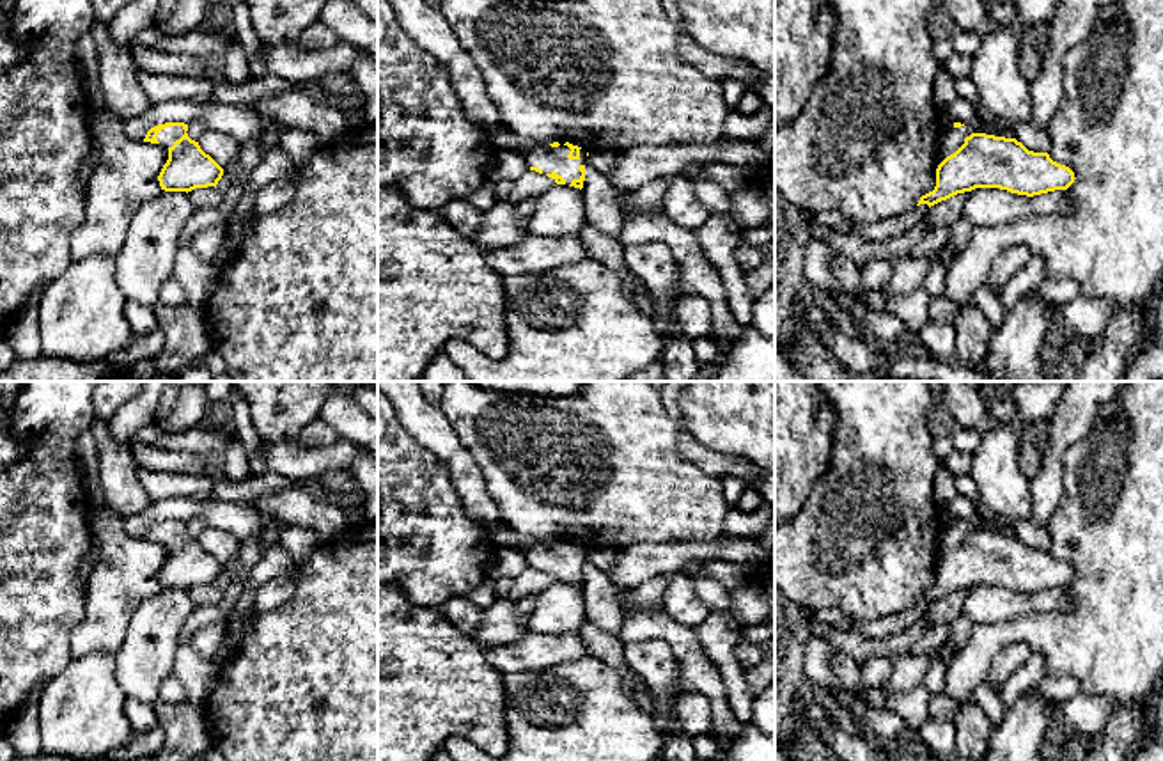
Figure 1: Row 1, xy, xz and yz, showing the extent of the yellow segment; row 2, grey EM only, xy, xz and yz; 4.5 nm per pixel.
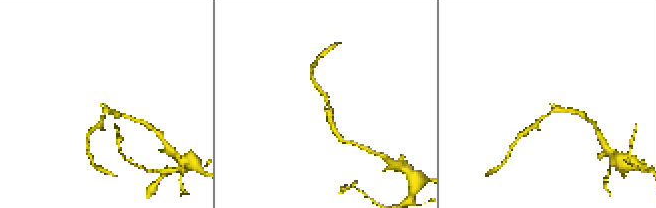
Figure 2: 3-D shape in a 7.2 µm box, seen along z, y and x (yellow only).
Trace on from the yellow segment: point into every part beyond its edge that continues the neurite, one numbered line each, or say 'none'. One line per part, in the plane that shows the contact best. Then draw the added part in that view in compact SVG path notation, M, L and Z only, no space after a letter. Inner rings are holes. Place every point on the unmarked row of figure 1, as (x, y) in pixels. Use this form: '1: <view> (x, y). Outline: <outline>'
1: xy (169, 533). Outline: M170 523L170 525L165 525L158 530L158 539L160 543L163 545L172 545L176 537L179 537L181 534L184 532L184 527L183 523Z

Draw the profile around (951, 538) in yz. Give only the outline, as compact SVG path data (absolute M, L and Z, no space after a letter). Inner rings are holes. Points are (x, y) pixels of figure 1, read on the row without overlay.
M1000 518L998 522L964 522L961 525L952 525L947 529L941 529L938 541L936 541L936 561L940 562L947 553L954 552L963 541L964 536L972 530L986 530L995 534L1005 534L1005 536L1016 536L1014 525Z

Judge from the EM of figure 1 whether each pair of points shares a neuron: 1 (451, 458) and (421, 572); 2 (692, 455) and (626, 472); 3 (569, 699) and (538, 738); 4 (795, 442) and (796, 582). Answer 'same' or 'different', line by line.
1: different
2: different
3: same
4: different

